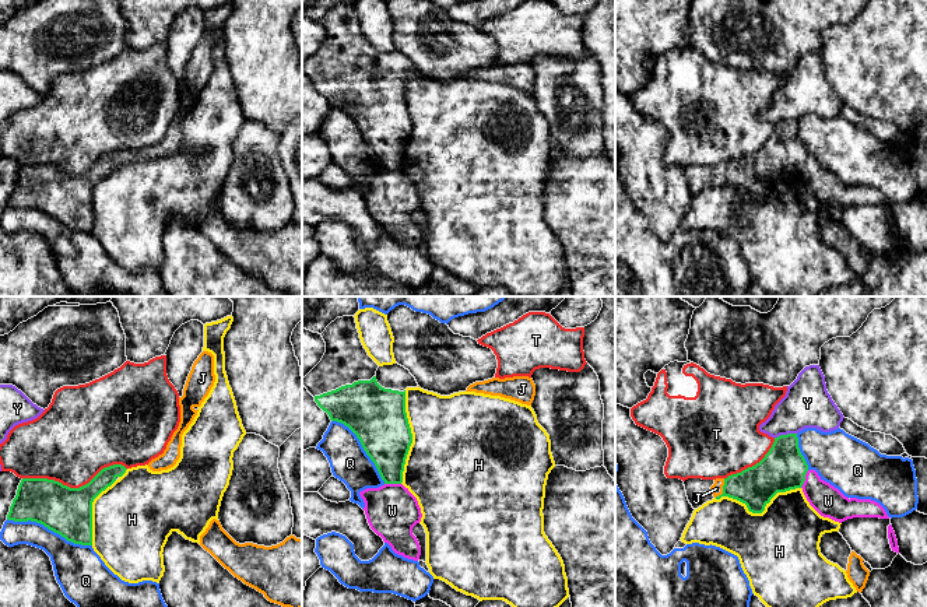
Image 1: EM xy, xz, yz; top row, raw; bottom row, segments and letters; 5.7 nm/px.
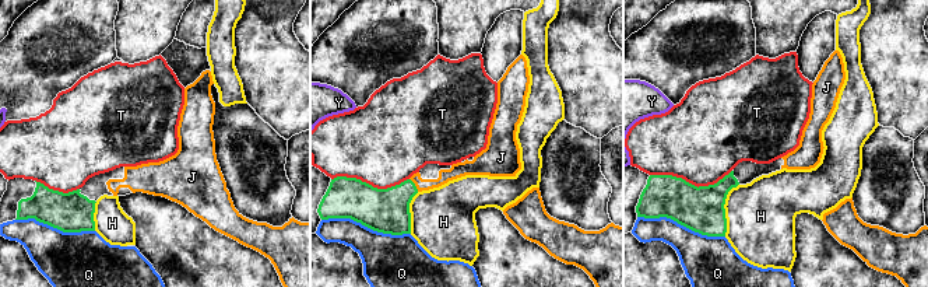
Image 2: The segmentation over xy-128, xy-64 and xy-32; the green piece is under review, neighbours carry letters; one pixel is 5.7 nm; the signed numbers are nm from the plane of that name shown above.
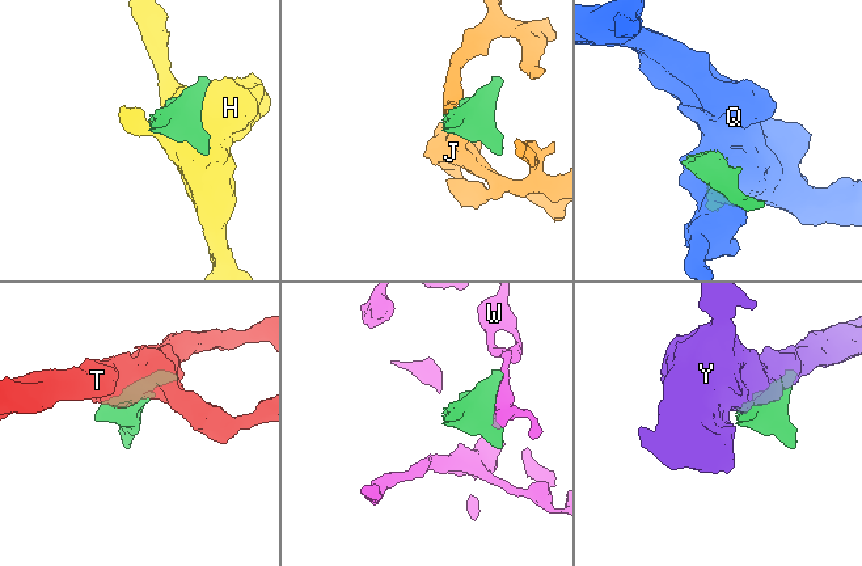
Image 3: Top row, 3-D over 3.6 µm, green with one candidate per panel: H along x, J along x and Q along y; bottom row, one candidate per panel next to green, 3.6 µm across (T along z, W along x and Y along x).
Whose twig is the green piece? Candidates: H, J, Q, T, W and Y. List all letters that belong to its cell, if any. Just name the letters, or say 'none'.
J

